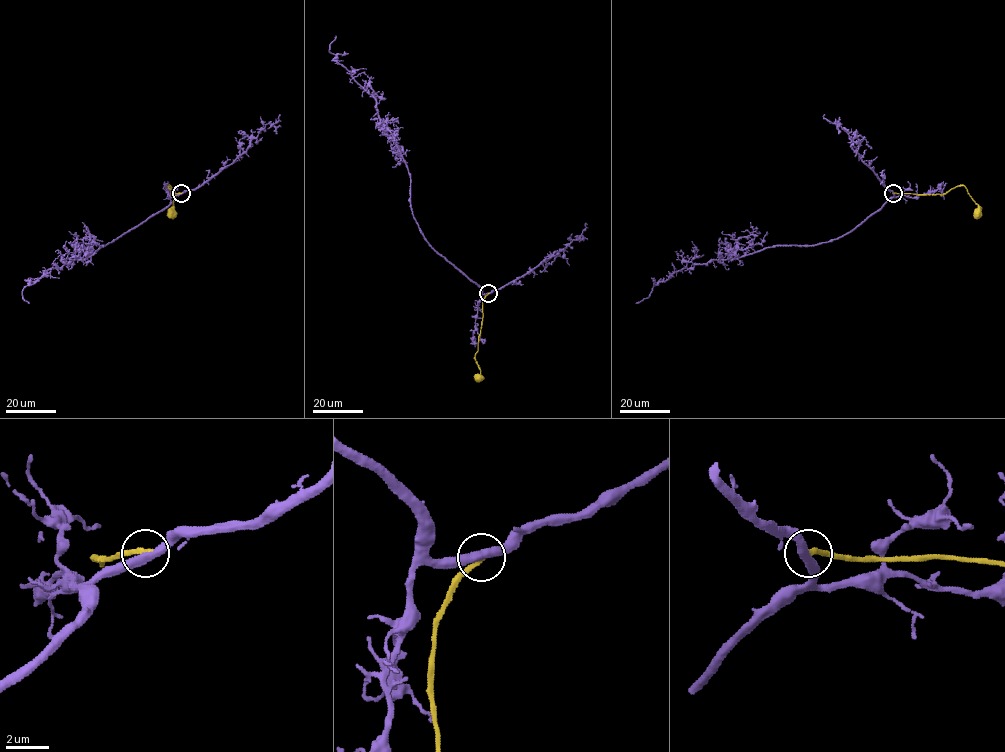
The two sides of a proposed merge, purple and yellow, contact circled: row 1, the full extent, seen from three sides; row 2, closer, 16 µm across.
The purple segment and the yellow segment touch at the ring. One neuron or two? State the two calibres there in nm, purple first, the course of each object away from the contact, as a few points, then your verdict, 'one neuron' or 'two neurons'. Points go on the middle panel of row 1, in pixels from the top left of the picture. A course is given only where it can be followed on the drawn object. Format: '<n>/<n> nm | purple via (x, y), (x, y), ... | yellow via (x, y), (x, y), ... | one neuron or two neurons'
400/260 nm | purple via (488, 293), (483, 294), (424, 237), (412, 213), (410, 173), (379, 116), (376, 100), (330, 52), (335, 36) | yellow via (488, 293), (483, 302), (483, 320), (475, 354), (480, 370), (478, 378) | two neurons

